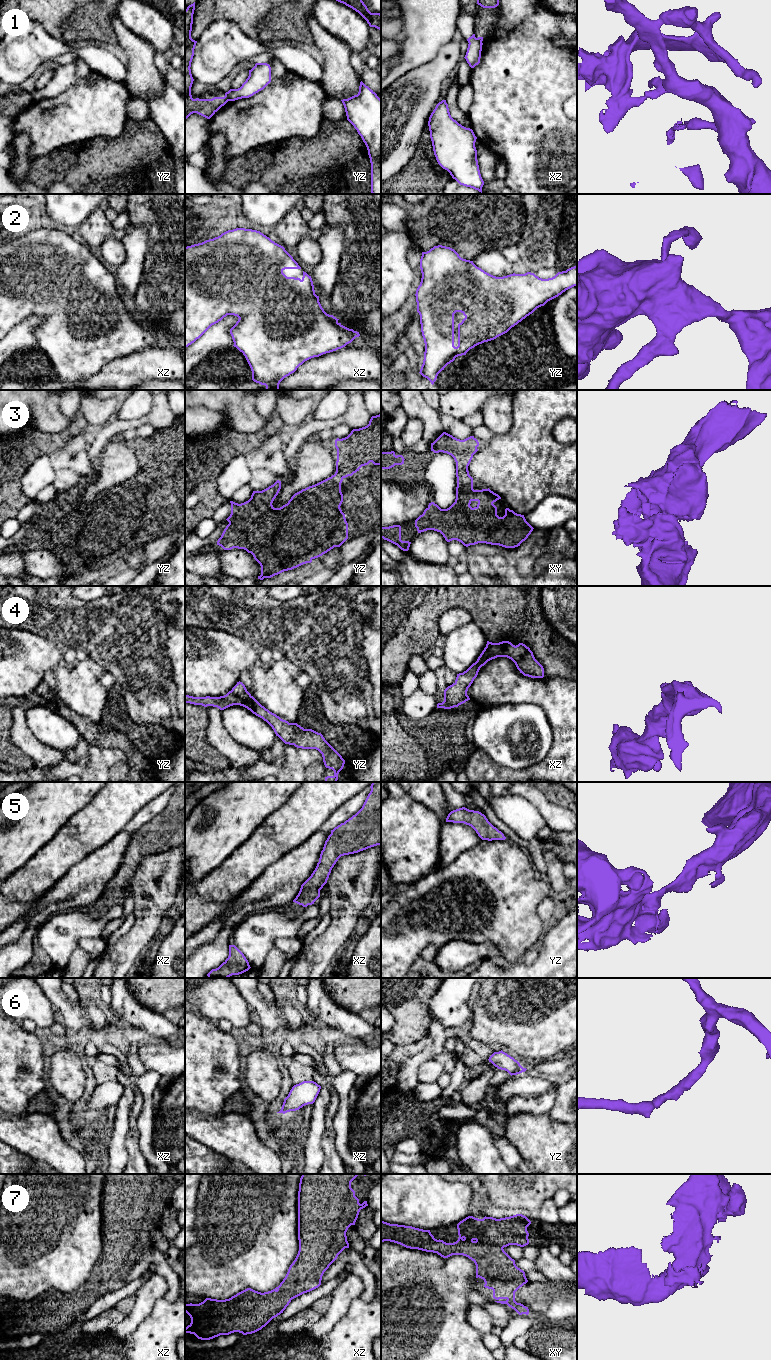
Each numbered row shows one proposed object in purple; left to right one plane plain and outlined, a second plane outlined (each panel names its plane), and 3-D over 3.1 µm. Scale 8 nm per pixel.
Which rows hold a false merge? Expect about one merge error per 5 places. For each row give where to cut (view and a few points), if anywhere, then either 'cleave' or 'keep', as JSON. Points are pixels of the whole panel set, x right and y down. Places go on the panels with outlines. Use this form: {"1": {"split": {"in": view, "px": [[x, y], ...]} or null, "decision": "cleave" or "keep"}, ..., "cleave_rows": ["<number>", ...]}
{"1": {"split": {"in": "yz", "px": [[226, 92], [229, 100]]}, "decision": "cleave"}, "2": {"split": null, "decision": "keep"}, "3": {"split": null, "decision": "keep"}, "4": {"split": null, "decision": "keep"}, "5": {"split": null, "decision": "keep"}, "6": {"split": null, "decision": "keep"}, "7": {"split": null, "decision": "keep"}, "cleave_rows": ["1"]}

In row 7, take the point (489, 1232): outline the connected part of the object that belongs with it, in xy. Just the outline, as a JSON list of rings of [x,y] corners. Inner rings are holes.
[[[522,1214],[500,1219],[468,1216],[457,1224],[458,1240],[446,1243],[435,1239],[430,1230],[381,1221],[381,1242],[390,1241],[406,1248],[437,1253],[443,1258],[466,1256],[476,1265],[476,1278],[483,1279],[484,1287],[493,1290],[495,1302],[507,1304],[519,1315],[528,1315],[528,1307],[515,1301],[515,1292],[528,1280],[503,1248],[528,1245],[527,1227],[530,1224]]]

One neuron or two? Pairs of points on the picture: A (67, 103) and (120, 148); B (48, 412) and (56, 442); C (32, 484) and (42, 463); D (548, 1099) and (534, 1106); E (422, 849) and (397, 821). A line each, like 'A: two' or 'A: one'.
A: two
B: two
C: one
D: one
E: one

